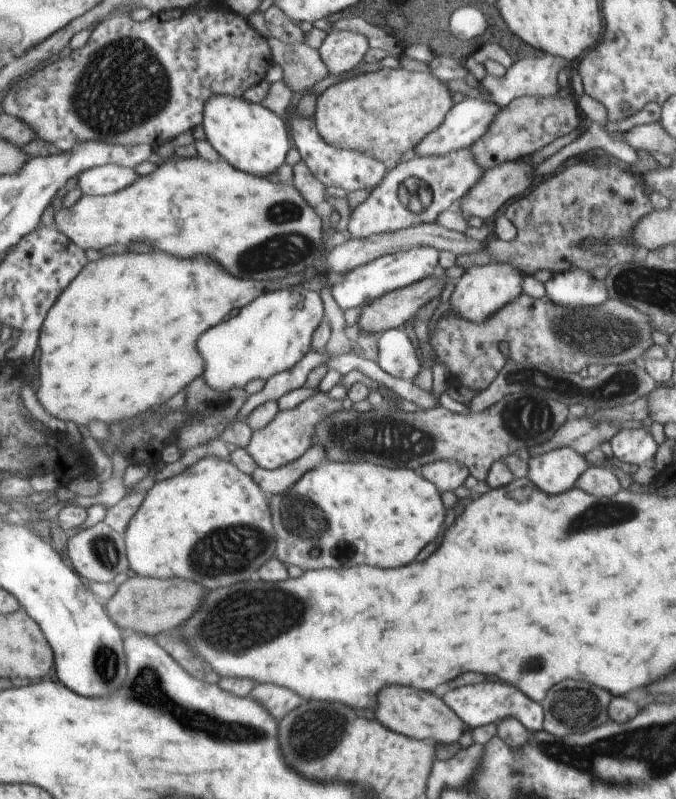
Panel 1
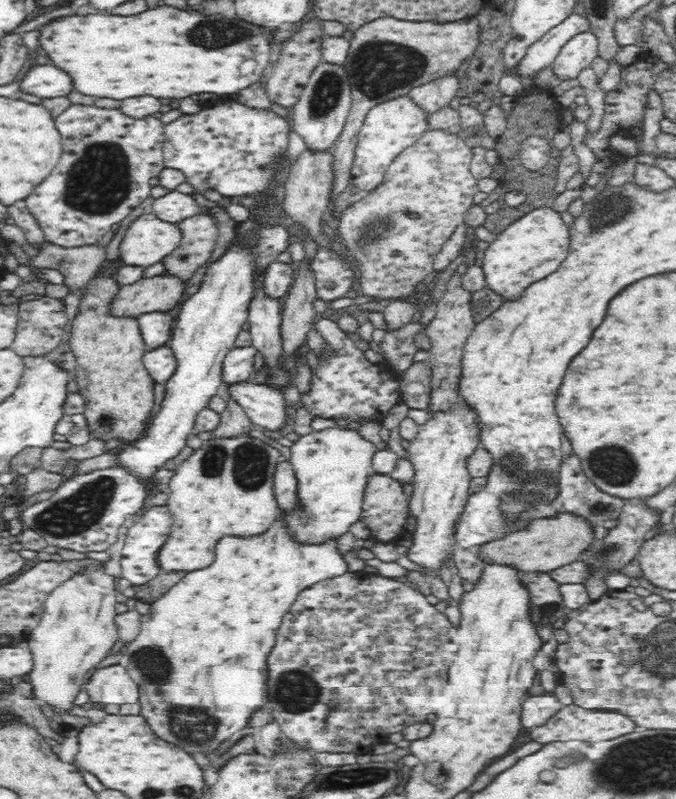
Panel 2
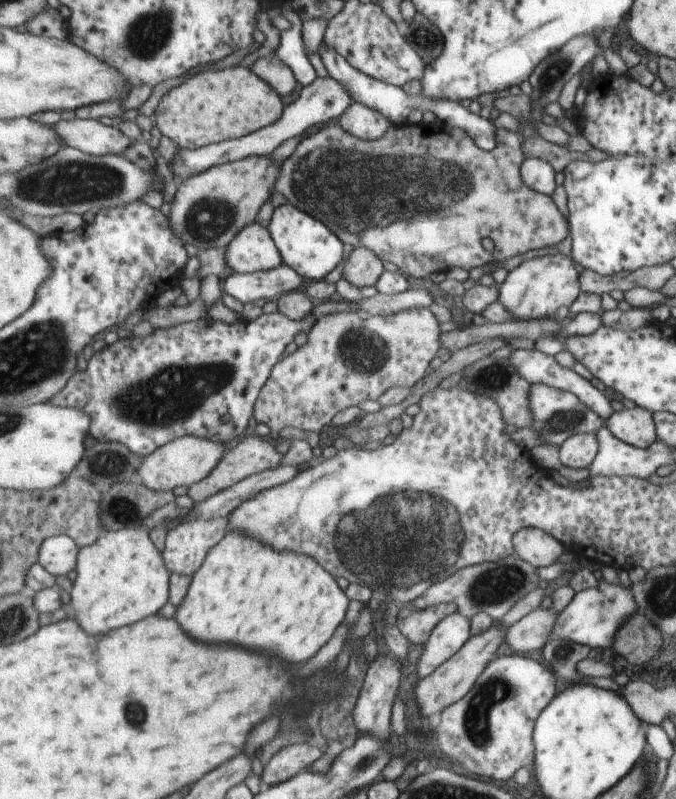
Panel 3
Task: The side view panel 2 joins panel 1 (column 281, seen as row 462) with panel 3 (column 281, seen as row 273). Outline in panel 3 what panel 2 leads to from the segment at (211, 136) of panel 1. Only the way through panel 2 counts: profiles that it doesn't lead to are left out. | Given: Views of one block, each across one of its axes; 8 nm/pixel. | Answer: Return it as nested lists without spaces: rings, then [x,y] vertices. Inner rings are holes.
[[[287,202],[276,207],[269,229],[280,247],[285,264],[290,264],[308,281],[328,278],[346,258],[345,242],[327,225],[306,210]]]

